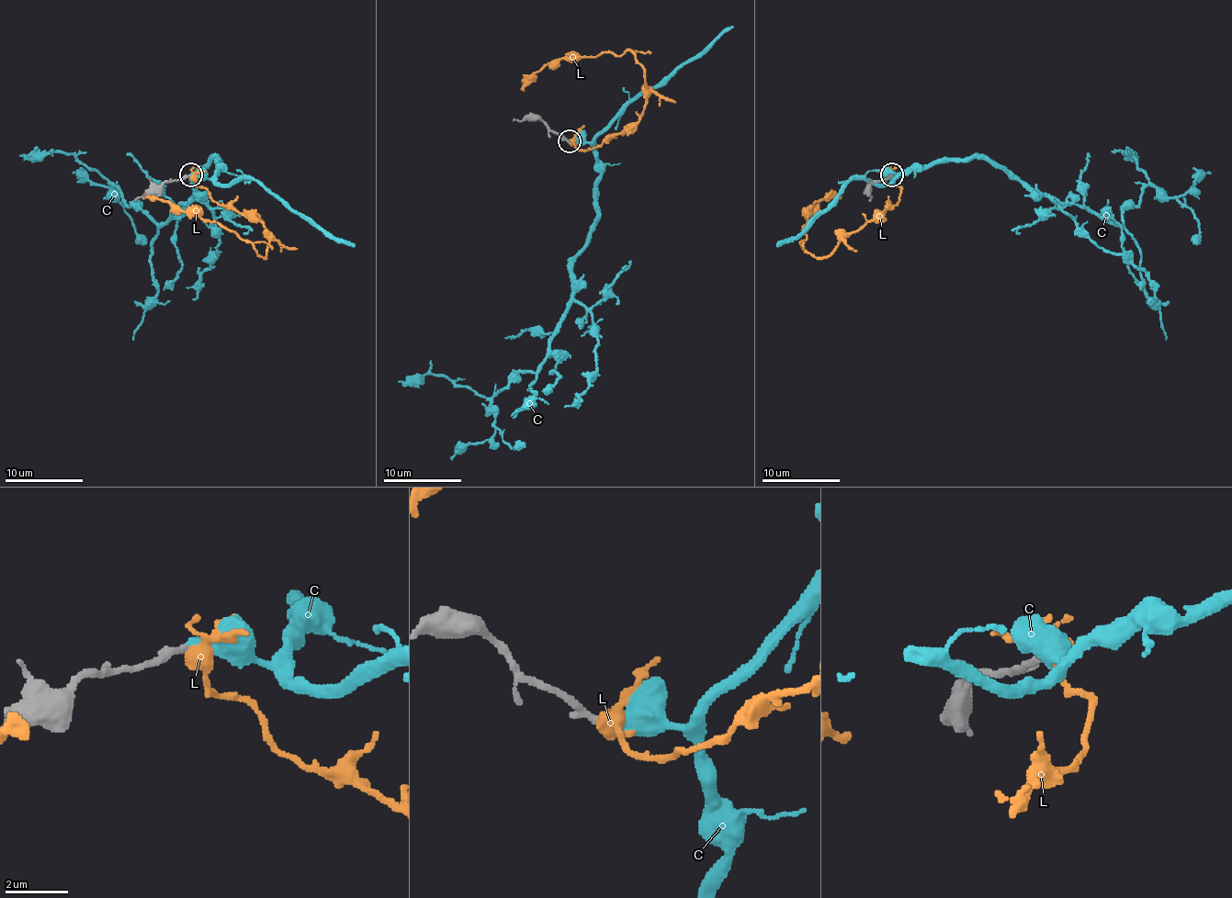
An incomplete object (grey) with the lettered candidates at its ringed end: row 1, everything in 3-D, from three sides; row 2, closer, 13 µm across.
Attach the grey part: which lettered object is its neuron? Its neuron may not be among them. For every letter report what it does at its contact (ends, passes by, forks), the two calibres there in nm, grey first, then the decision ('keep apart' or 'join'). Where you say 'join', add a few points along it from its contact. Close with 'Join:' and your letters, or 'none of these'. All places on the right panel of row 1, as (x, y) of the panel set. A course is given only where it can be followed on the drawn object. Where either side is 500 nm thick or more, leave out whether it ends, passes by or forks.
C: it ends; calibres 260 and 260 nm; join; course (892, 174), (981, 157), (1061, 202), (1117, 223), (1148, 181), (1125, 151), (1131, 155)
L: it forks; calibres 260 and 380 nm; keep apart
Join: C

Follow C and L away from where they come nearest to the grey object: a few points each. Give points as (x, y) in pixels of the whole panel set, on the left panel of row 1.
C: (189, 174), (210, 179), (220, 165), (215, 157), (163, 223), (65, 151), (20, 155)
L: (189, 174), (213, 198), (255, 218), (267, 231), (265, 256), (215, 221), (144, 198)

